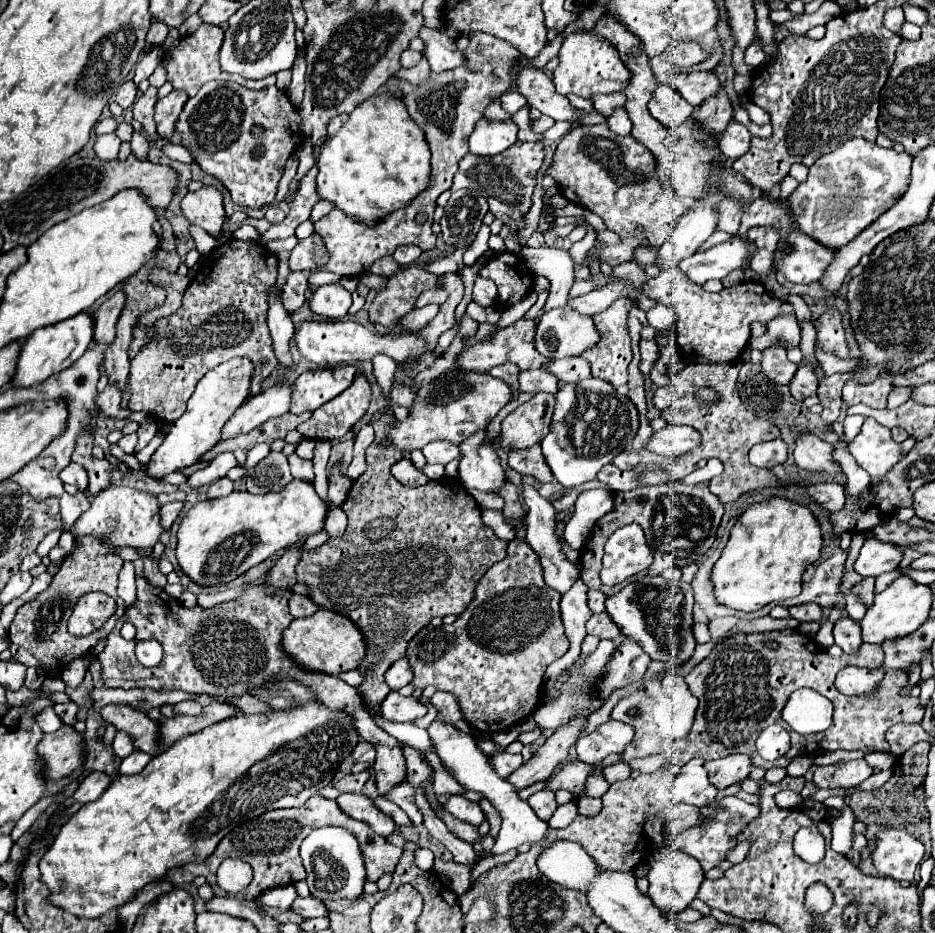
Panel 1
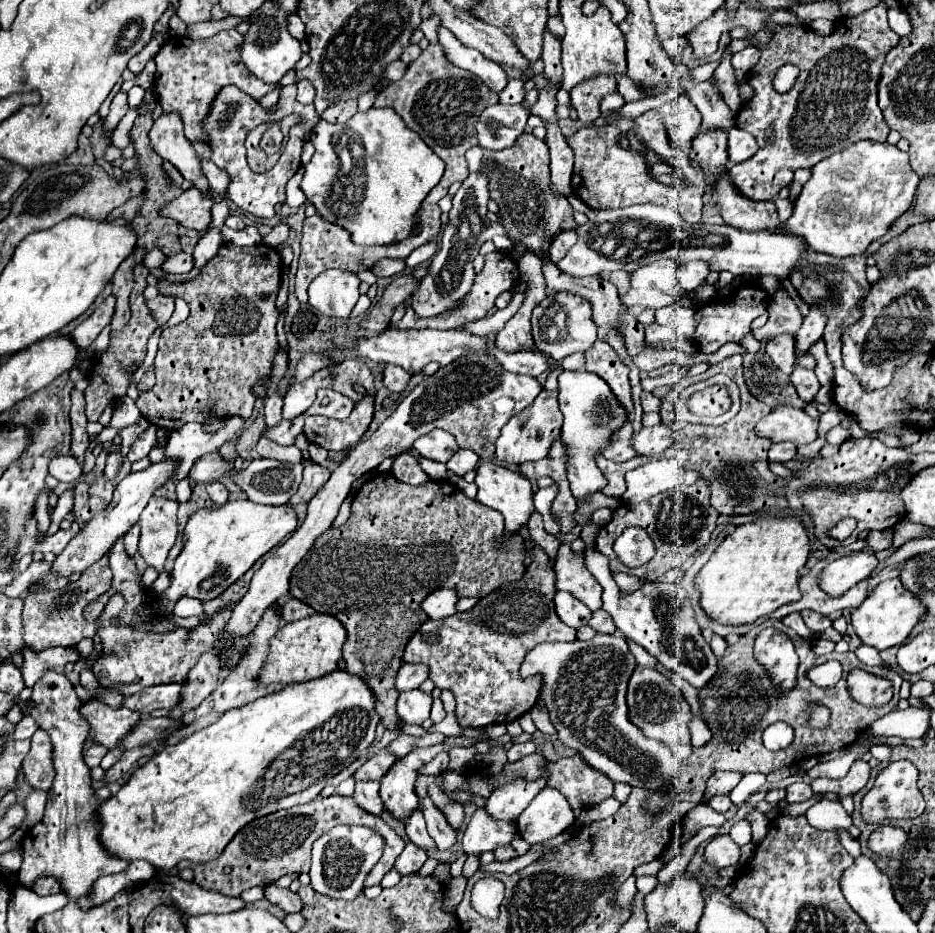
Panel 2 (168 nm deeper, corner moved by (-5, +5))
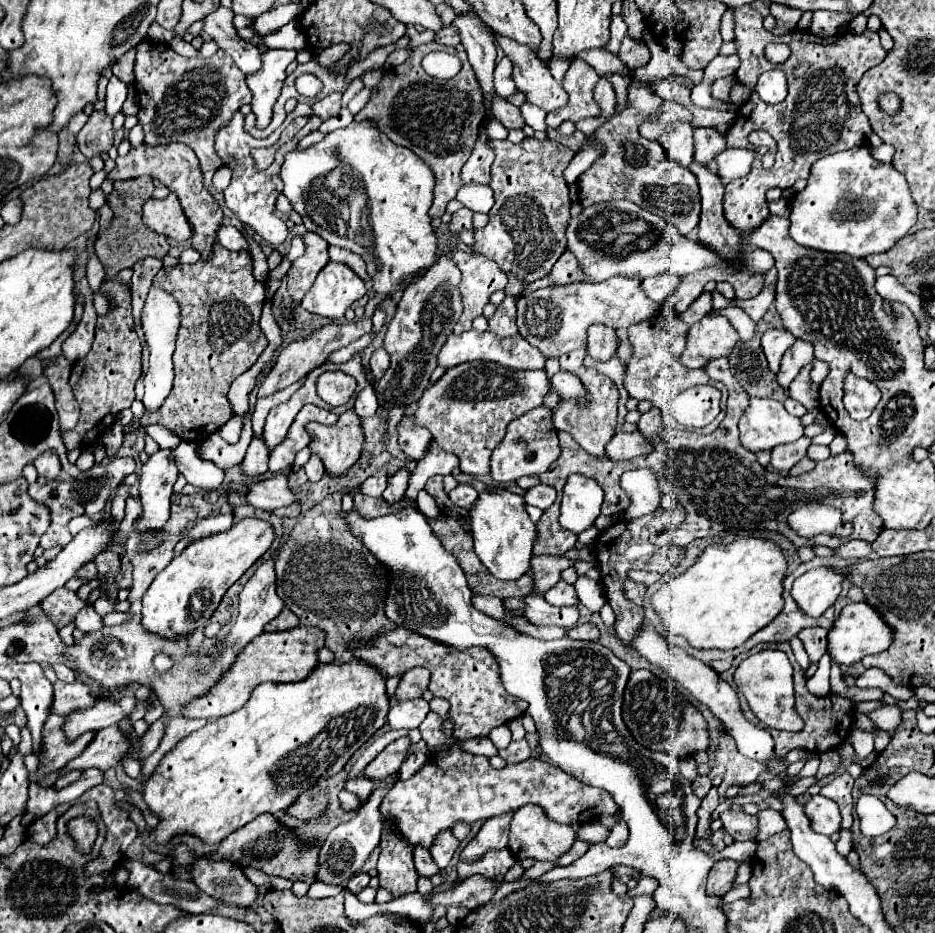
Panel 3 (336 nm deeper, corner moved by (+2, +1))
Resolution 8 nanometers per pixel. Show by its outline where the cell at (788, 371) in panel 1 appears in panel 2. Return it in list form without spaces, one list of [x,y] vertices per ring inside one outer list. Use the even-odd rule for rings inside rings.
[[[781,333],[773,337],[767,343],[767,355],[773,359],[773,363],[787,375],[793,373],[795,365],[795,339],[789,333]]]

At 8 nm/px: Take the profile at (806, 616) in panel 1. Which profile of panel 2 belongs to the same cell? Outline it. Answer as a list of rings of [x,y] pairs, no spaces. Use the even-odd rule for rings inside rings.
[[[803,611],[801,617],[803,617],[805,625],[807,625],[815,635],[821,635],[827,627],[831,627],[831,619],[827,619],[827,617],[823,617],[823,615],[815,613],[815,611]]]

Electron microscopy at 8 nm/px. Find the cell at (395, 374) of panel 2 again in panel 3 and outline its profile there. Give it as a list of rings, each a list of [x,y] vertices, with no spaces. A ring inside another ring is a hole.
[[[378,349],[378,351],[372,353],[370,371],[372,371],[372,375],[376,377],[376,381],[384,377],[384,371],[388,371],[388,363],[390,363],[390,359],[388,359],[388,353],[386,353],[384,349]]]

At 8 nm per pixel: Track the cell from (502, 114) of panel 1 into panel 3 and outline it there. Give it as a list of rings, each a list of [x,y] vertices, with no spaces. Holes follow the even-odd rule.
[[[504,57],[494,71],[494,87],[496,93],[502,97],[510,97],[516,91],[516,83],[512,77],[512,61],[508,61],[508,57]]]

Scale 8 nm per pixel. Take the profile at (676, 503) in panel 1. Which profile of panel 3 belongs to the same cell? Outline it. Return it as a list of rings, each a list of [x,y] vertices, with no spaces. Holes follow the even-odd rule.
[[[680,503],[676,505],[674,511],[666,511],[658,507],[652,515],[644,515],[632,521],[626,521],[626,519],[616,521],[606,531],[602,531],[594,543],[594,551],[598,551],[596,563],[602,571],[602,585],[606,587],[608,603],[614,607],[614,613],[616,613],[616,633],[618,633],[618,639],[626,645],[630,645],[630,641],[640,633],[640,623],[644,615],[642,615],[642,609],[638,609],[634,603],[624,597],[622,593],[624,579],[628,579],[630,569],[668,573],[670,569],[678,567],[678,563],[684,559],[684,553],[686,553],[684,547],[676,547],[672,543],[674,529],[678,527],[680,519],[686,519],[686,511],[684,507],[680,507]]]

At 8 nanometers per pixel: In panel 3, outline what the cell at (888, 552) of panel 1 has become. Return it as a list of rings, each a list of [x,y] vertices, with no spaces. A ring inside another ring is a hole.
[[[834,567],[812,569],[794,581],[792,597],[804,613],[820,617],[838,599],[844,579],[846,577]]]

